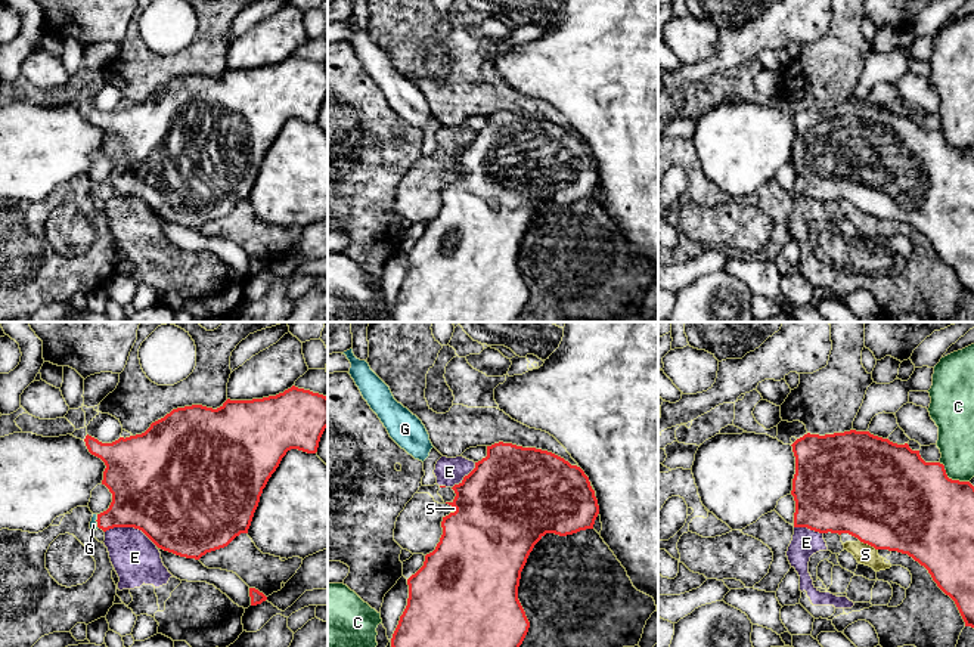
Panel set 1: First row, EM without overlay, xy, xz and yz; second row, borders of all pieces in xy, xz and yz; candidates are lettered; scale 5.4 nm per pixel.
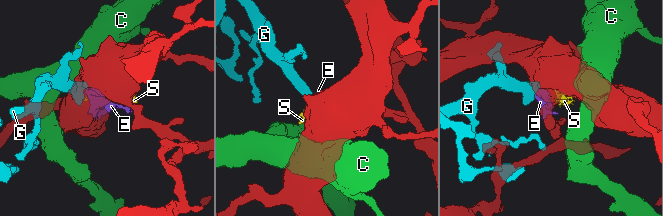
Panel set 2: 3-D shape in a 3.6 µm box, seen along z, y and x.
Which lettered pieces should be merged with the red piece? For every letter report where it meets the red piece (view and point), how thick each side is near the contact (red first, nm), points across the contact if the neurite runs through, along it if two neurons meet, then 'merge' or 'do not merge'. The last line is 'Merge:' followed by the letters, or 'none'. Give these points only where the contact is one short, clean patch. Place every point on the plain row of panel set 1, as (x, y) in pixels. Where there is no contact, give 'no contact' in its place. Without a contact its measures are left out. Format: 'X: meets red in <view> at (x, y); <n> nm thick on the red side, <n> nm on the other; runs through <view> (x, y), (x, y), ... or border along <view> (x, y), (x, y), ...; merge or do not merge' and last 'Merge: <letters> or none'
C: meets red in yz at (951, 148); 500 nm thick on the red side, 190 nm on the other; do not merge
E: meets red in xy at (132, 195); 500 nm thick on the red side, 260 nm on the other; do not merge
G: meets red in xy at (96, 189); 280 nm thick on the red side, 50 nm on the other; runs through xy (137, 170), (117, 185), (96, 189), (93, 194); merge
S: meets red in yz at (869, 213); 500 nm thick on the red side, 110 nm on the other; do not merge
Merge: G

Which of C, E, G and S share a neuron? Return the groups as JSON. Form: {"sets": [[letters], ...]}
{"sets": [["C"], ["E", "S"], ["G"]]}

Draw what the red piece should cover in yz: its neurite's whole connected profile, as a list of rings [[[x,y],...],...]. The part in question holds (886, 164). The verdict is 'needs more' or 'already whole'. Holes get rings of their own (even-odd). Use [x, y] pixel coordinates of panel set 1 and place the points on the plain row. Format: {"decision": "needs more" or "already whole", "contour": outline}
{"decision": "already whole", "contour": [[[850,99],[825,105],[807,102],[797,108],[791,115],[795,126],[795,143],[791,160],[795,170],[794,196],[807,196],[819,202],[849,202],[875,219],[908,223],[924,235],[937,256],[955,270],[965,295],[974,297],[974,155],[970,151],[952,149],[947,146],[943,133],[925,131],[921,127],[919,120],[912,120],[908,112],[897,114],[888,108],[874,105],[869,100]]]}

